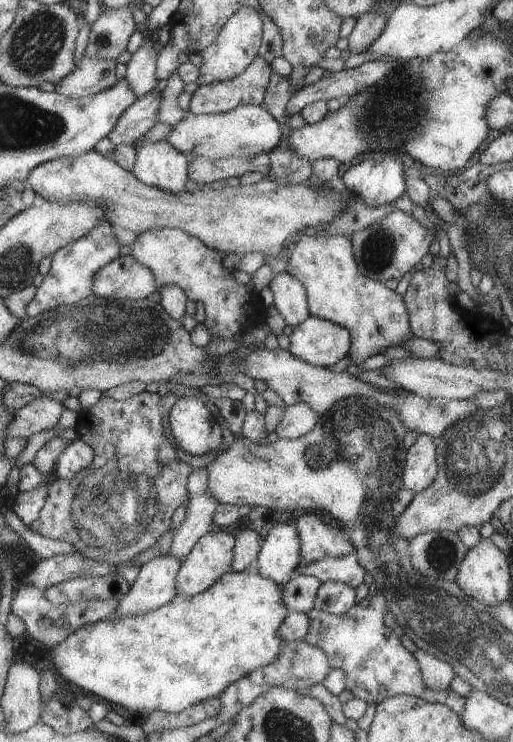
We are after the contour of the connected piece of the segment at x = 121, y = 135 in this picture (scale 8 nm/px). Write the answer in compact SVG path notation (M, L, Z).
M157 90L147 96L137 98L135 104L123 113L108 139L114 145L134 145L157 123L160 104L161 93Z

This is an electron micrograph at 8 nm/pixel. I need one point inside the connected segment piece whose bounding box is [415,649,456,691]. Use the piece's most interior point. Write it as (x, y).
(437, 674)

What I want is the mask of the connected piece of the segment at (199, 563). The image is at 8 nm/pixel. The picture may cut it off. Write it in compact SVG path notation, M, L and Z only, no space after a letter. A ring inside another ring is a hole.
M209 531L182 562L176 595L192 597L207 591L231 571L236 538L228 532Z

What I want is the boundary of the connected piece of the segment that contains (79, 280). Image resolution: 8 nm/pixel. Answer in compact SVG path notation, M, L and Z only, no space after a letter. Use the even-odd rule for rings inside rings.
M108 221L88 232L87 236L68 244L52 256L51 268L40 287L37 288L34 299L28 304L27 317L34 317L55 307L72 305L86 299L94 291L96 272L106 267L110 260L118 256L118 244L114 240L114 226Z

